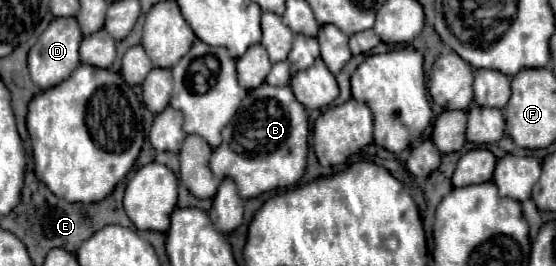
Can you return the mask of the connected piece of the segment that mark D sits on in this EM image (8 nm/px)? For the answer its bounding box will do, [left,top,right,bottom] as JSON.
[28,18,82,90]

